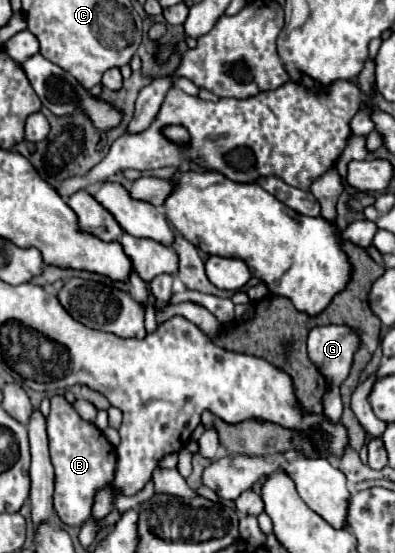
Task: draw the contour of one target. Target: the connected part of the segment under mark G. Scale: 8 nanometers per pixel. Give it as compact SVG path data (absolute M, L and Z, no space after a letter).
M327 325L309 332L309 358L327 378L339 386L349 374L353 356L360 346L358 334L345 325Z

